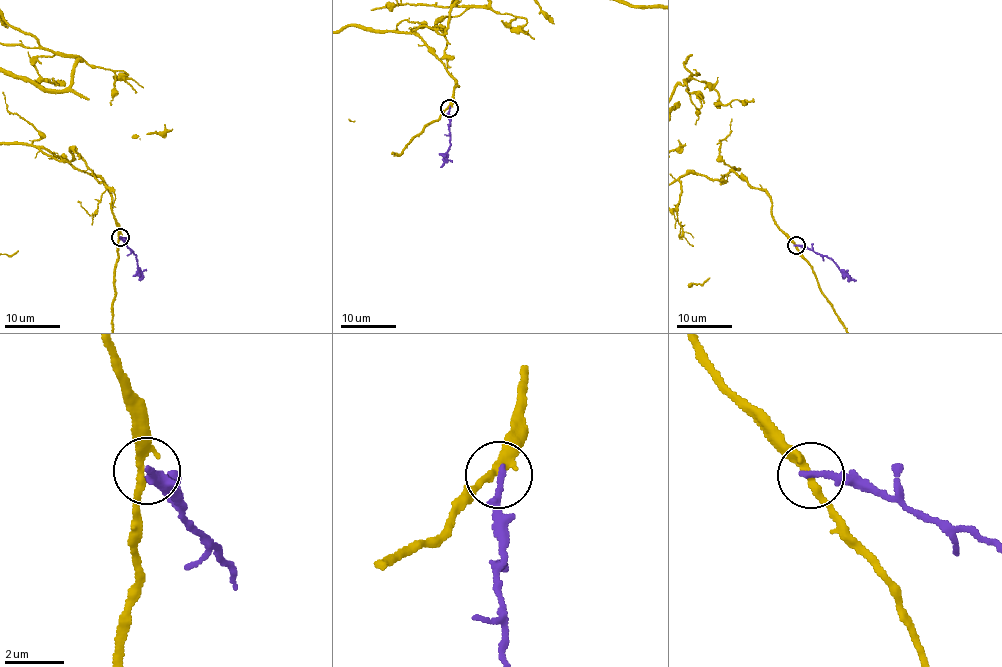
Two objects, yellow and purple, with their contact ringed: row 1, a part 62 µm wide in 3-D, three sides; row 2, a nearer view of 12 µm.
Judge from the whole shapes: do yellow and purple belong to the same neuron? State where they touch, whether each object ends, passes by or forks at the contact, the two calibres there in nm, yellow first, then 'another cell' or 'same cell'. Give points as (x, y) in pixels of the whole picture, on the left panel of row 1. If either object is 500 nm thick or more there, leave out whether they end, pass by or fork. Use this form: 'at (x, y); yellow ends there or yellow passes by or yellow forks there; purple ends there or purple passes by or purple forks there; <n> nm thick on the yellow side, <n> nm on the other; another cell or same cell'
at (120, 237); yellow passes by; purple ends there; 260 nm thick on the yellow side, 240 nm on the other; another cell

